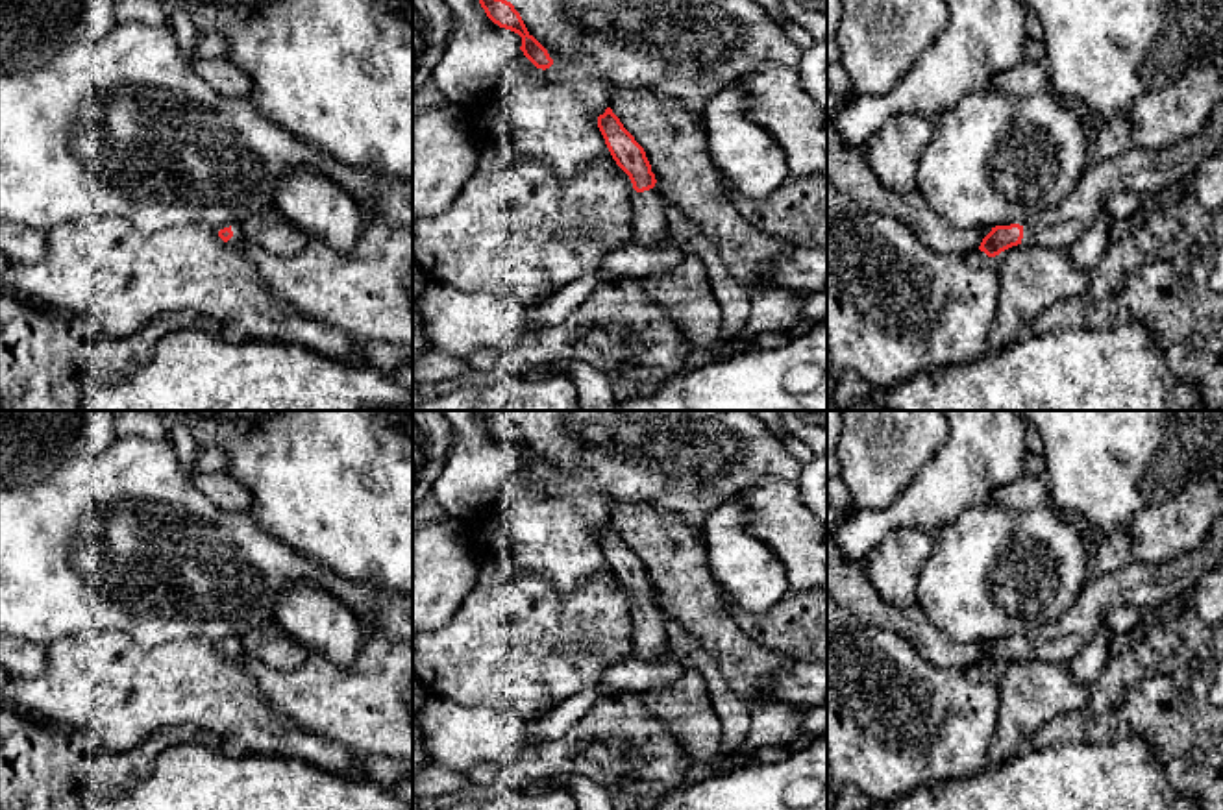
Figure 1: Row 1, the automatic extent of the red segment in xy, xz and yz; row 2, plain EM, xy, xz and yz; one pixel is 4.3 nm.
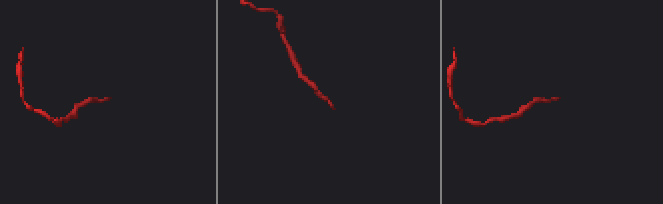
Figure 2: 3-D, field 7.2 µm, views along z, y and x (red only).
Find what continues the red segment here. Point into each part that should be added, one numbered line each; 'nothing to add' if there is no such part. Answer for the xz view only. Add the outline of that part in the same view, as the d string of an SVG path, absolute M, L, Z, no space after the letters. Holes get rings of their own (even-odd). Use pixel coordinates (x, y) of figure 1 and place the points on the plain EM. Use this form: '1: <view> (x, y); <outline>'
1: xz (652, 642); M653 601L633 610L635 649L636 660L661 660L670 649L666 614Z

